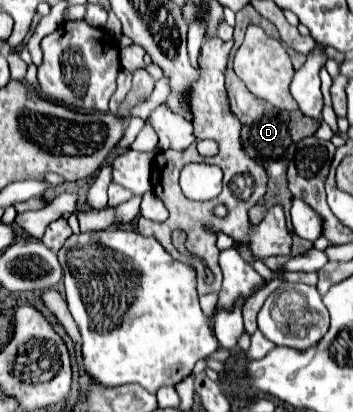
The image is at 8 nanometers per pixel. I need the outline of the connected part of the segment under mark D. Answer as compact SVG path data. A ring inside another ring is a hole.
M232 66L226 70L226 90L228 90L228 98L230 98L230 108L232 112L238 116L238 120L242 122L242 130L240 130L240 138L242 138L242 144L244 144L244 150L248 152L248 156L252 160L256 160L268 174L268 192L264 196L264 200L258 202L258 206L253 206L250 210L250 222L252 224L258 224L264 218L264 210L268 210L270 206L274 204L280 204L282 206L286 223L290 233L293 236L293 244L291 253L288 256L280 256L280 258L268 258L266 260L266 266L272 268L274 272L276 270L282 270L284 264L294 258L294 256L300 256L300 254L306 254L308 250L312 250L312 242L299 238L293 231L290 218L290 209L292 206L292 192L288 190L288 180L286 180L286 170L288 170L288 164L290 164L290 158L292 158L292 150L296 148L296 144L306 138L306 136L314 136L314 132L318 130L320 126L320 120L314 120L314 118L308 118L304 116L300 110L292 110L292 112L284 112L284 110L278 110L274 108L272 104L252 96L252 92L248 92L248 88L244 86L244 82L236 76L236 72L232 70Z

